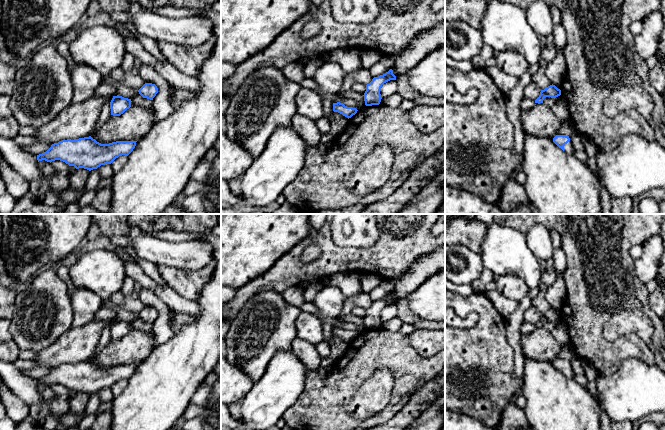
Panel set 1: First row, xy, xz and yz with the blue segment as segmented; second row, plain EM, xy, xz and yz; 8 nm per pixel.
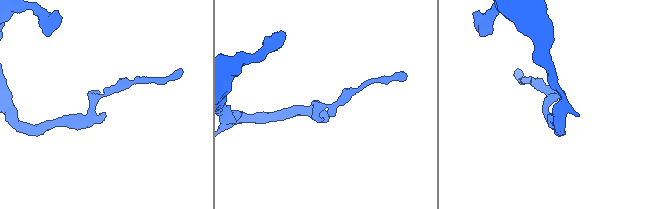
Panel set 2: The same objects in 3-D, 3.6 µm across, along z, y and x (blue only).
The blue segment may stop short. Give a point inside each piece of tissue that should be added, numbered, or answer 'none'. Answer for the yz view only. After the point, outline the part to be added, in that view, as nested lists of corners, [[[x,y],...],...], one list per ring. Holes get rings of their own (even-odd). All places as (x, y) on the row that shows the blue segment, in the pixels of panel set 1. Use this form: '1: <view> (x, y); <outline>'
1: yz (568, 148); [[[571,140],[567,144],[565,144],[564,151],[568,154],[574,154],[575,149],[574,149],[574,146],[573,146]]]

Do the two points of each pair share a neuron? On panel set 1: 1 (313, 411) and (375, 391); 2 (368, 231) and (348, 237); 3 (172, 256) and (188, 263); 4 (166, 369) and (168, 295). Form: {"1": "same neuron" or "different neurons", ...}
{"1": "different neurons", "2": "same neuron", "3": "same neuron", "4": "different neurons"}

